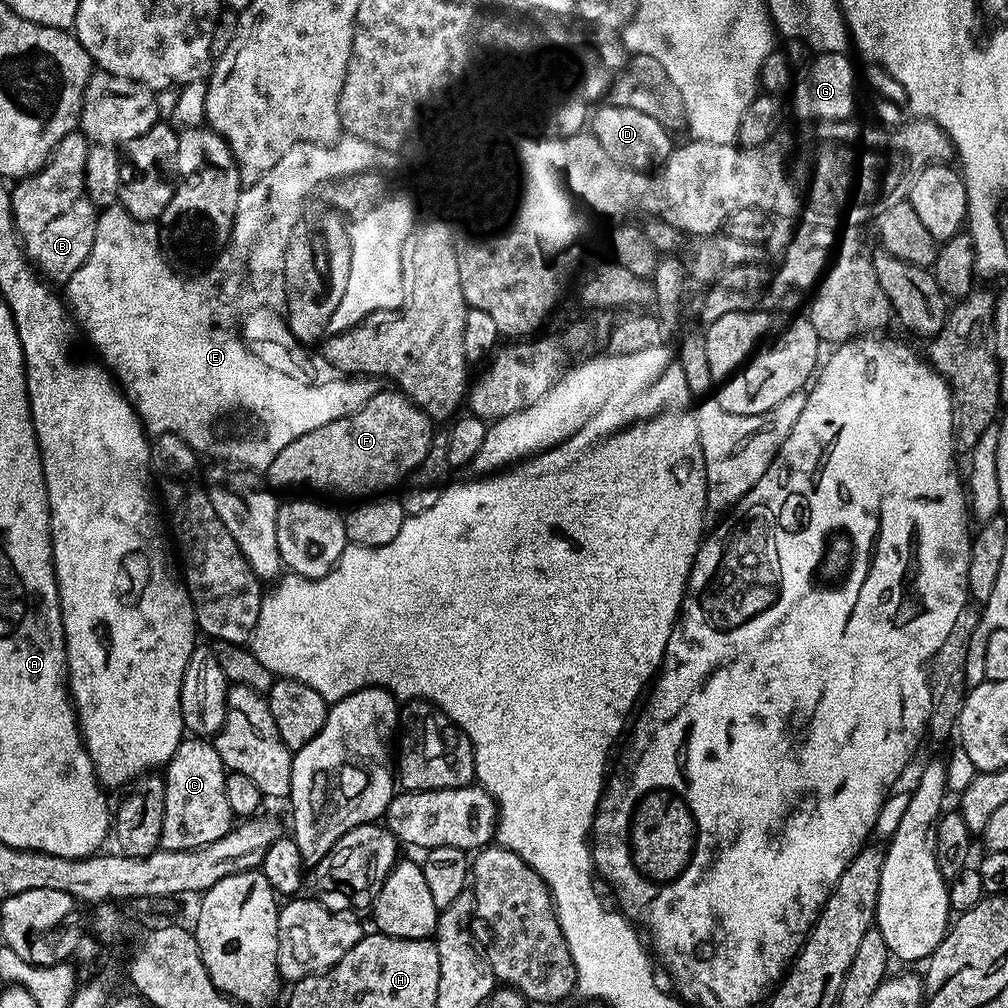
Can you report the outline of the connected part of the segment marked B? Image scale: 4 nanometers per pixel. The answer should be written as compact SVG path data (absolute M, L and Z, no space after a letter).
M83 132L66 134L52 151L51 158L34 174L15 181L11 189L16 232L28 261L45 280L56 286L67 285L94 246L98 209L88 196L84 181L89 147Z

